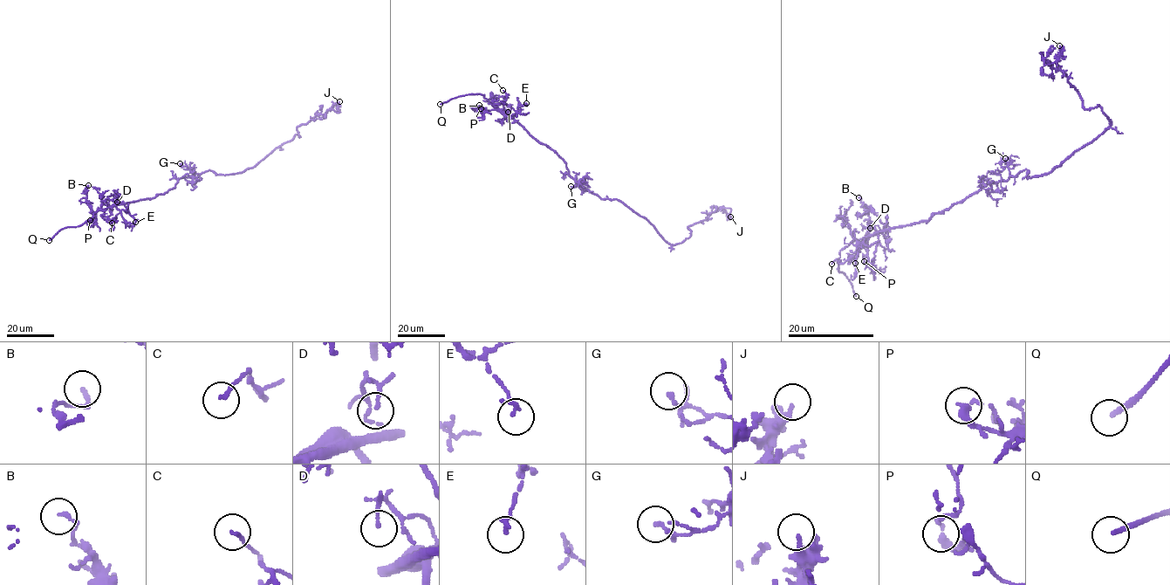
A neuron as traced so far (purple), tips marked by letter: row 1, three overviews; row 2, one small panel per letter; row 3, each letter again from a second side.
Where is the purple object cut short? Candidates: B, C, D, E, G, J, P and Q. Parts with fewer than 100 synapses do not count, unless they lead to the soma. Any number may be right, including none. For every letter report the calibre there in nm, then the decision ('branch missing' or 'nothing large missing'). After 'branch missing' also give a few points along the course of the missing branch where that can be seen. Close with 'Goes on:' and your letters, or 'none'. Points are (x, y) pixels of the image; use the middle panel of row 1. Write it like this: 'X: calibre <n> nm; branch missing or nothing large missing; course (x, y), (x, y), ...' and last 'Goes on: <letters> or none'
B: calibre 160 nm; nothing large missing
C: calibre 130 nm; nothing large missing
D: calibre 100 nm; nothing large missing
E: calibre 170 nm; nothing large missing
G: calibre 110 nm; nothing large missing
J: calibre 140 nm; nothing large missing
P: calibre 240 nm; nothing large missing
Q: calibre 200 nm; branch missing; course (440, 104), (422, 106), (398, 118)
Goes on: Q

